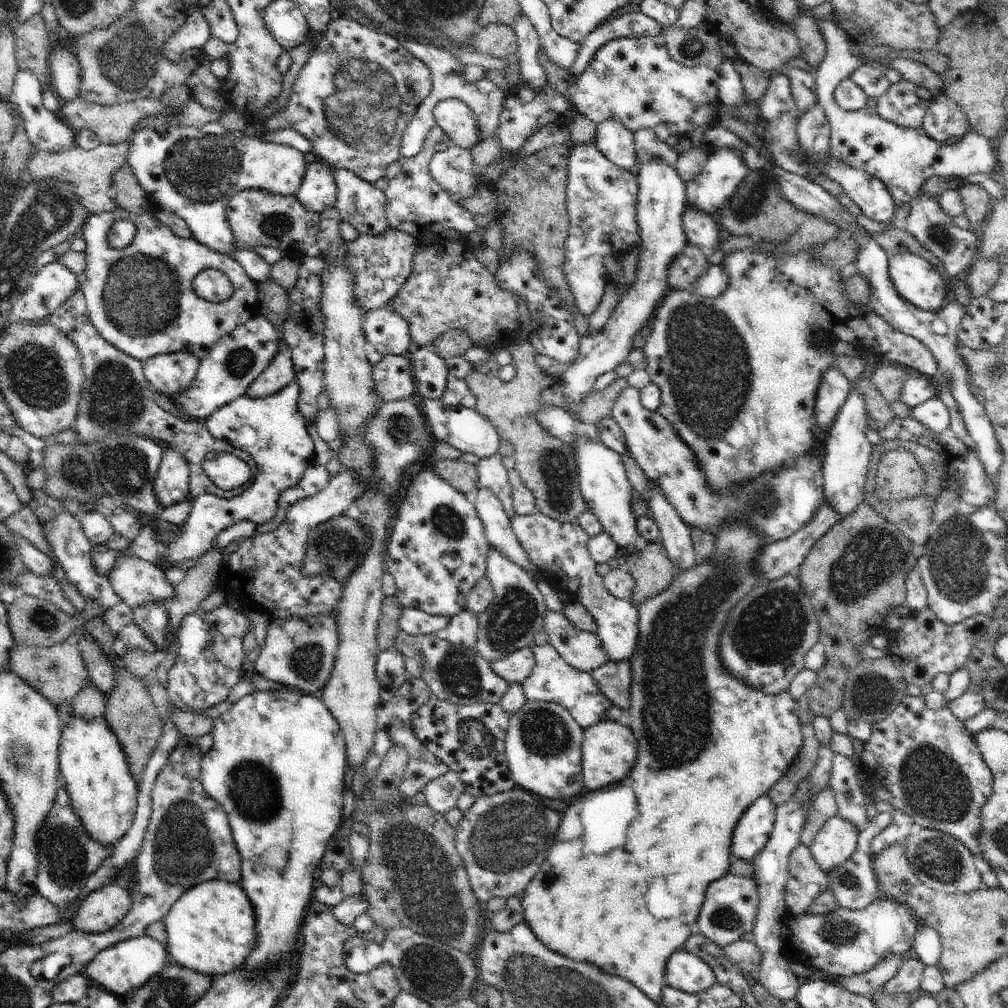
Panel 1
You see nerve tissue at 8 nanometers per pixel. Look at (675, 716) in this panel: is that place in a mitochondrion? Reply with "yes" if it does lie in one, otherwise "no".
yes

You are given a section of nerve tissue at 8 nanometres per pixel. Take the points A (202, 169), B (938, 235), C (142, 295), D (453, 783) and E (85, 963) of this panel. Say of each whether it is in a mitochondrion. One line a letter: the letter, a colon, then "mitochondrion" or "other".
A: mitochondrion
B: mitochondrion
C: mitochondrion
D: other
E: other

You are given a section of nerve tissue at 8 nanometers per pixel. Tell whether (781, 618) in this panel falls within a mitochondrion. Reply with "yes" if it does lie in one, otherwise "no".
yes

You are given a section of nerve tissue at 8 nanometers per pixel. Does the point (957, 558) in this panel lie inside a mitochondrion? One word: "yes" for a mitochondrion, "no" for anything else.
yes

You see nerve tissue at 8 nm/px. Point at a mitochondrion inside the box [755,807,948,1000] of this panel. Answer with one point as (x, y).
(841, 932)

